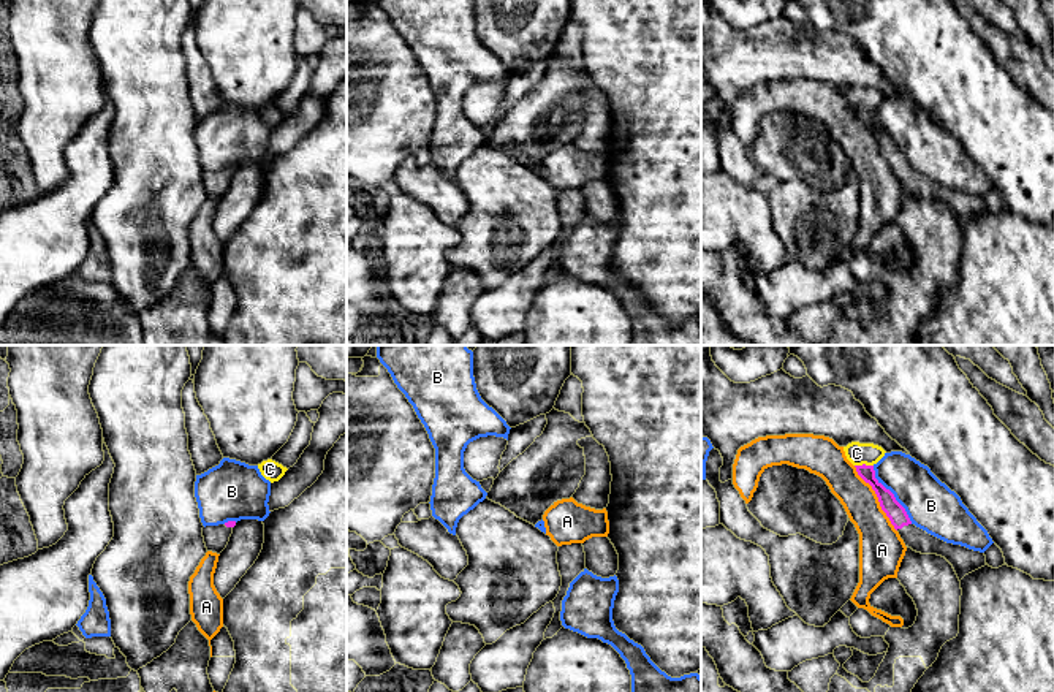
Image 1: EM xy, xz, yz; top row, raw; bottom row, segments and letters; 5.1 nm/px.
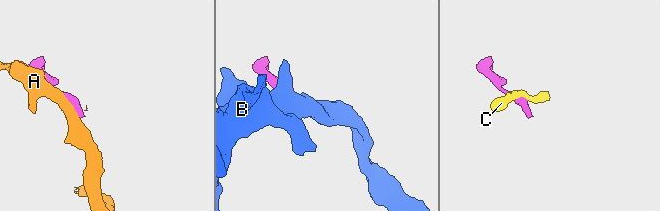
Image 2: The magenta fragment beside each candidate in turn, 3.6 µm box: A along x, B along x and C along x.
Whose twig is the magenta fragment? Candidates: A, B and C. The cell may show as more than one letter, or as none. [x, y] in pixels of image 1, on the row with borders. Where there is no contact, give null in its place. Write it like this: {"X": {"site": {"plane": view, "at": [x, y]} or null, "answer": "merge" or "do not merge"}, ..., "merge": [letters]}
{"A": {"site": {"plane": "yz", "at": [879, 499]}, "answer": "do not merge"}, "B": {"site": {"plane": "yz", "at": [893, 494]}, "answer": "do not merge"}, "C": {"site": {"plane": "yz", "at": [863, 464]}, "answer": "do not merge"}, "merge": []}

